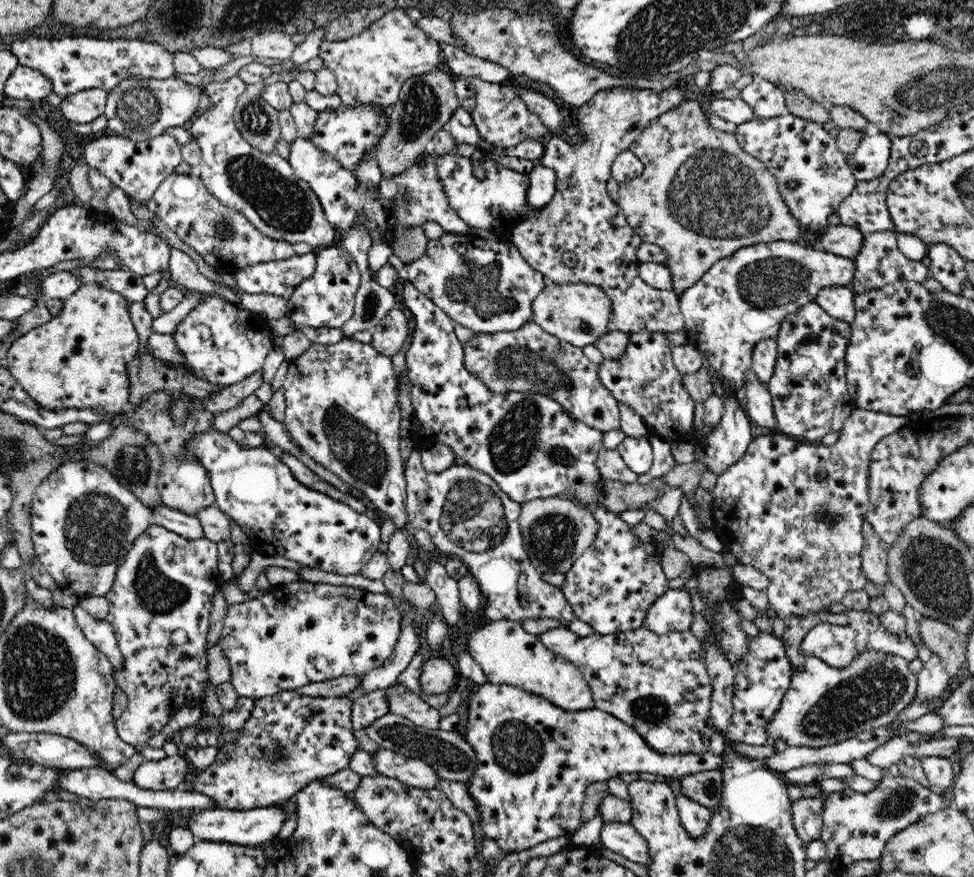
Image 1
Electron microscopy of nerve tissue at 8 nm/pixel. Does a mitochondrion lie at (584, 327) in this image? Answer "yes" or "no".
yes

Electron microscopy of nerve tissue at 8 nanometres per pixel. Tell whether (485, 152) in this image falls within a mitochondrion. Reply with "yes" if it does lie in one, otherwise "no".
no

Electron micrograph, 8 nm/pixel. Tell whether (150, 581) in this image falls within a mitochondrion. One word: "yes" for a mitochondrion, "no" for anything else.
yes

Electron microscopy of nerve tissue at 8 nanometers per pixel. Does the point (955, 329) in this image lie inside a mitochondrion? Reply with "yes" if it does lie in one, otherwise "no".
yes

